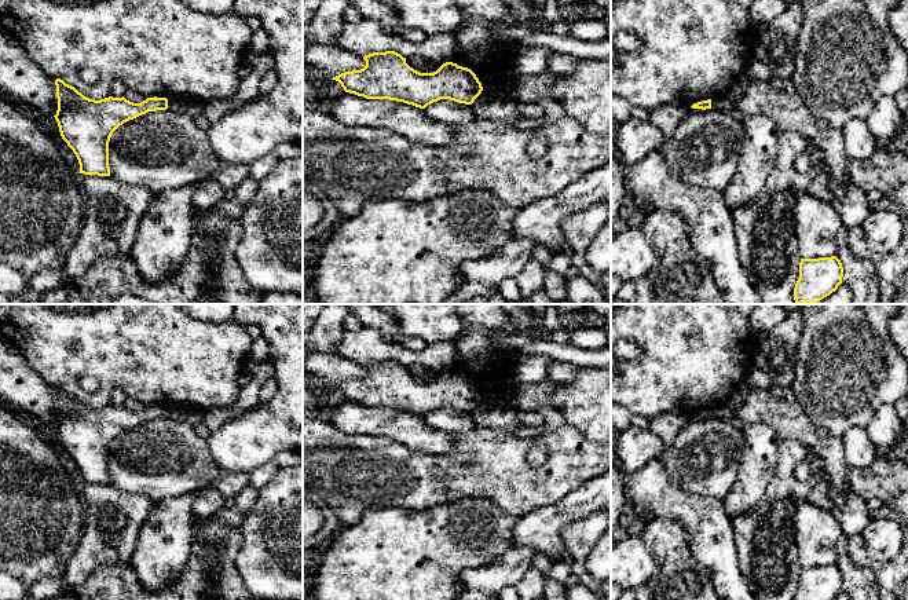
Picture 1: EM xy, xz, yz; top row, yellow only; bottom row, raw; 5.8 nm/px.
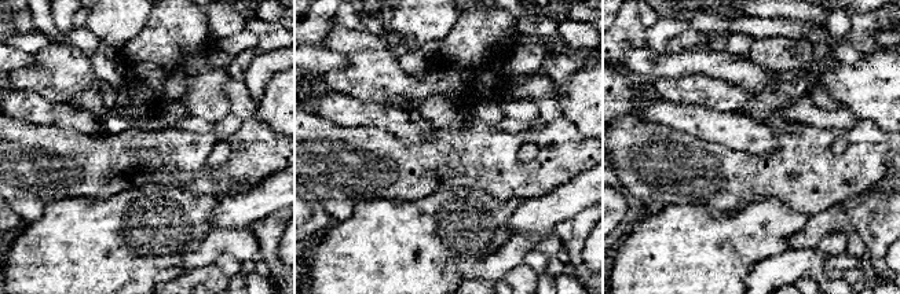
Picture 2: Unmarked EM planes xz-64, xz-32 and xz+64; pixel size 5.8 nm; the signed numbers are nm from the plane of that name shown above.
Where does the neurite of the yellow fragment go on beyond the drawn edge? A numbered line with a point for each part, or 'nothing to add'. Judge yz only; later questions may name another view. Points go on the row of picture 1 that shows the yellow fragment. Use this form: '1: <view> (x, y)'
nothing to add

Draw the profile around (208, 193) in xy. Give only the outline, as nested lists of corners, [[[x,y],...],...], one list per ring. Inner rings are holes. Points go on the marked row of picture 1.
[[[205,179],[199,183],[191,198],[194,211],[206,211],[224,198],[226,191],[217,182]]]

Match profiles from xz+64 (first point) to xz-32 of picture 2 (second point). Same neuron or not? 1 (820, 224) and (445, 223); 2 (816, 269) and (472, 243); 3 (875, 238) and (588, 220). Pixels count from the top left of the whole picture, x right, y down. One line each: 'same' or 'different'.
1: different
2: different
3: same

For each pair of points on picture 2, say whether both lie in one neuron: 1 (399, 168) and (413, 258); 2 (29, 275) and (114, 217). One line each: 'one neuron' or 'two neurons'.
1: two neurons
2: one neuron

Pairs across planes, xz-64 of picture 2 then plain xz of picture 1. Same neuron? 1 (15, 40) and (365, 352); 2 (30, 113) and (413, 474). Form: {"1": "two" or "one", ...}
{"1": "one", "2": "two"}

